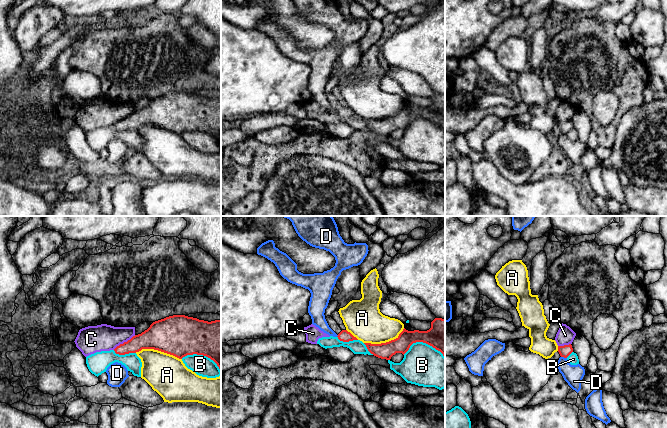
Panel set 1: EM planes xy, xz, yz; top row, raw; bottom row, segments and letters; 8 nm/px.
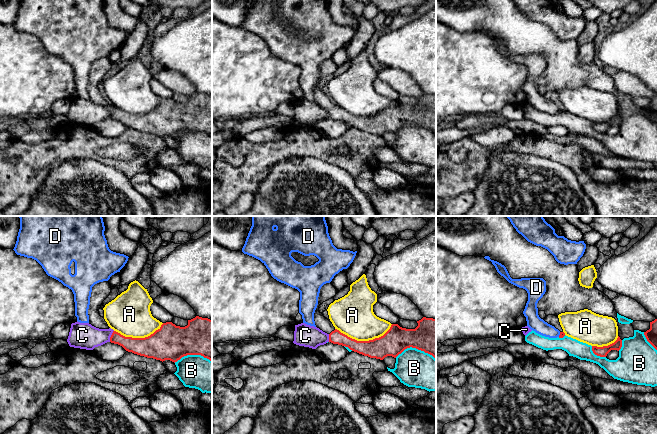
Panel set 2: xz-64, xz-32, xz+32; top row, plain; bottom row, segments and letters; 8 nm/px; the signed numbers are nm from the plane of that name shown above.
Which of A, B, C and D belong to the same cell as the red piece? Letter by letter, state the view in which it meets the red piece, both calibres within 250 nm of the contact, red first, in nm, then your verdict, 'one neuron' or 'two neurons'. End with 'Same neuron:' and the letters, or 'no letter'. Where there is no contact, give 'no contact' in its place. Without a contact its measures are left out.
A: xy | 340/320 nm | two neurons
B: xz | 260/320 nm | two neurons
C: xy | 180/220 nm | two neurons
D: yz | 90/160 nm | two neurons
Same neuron: no letter

